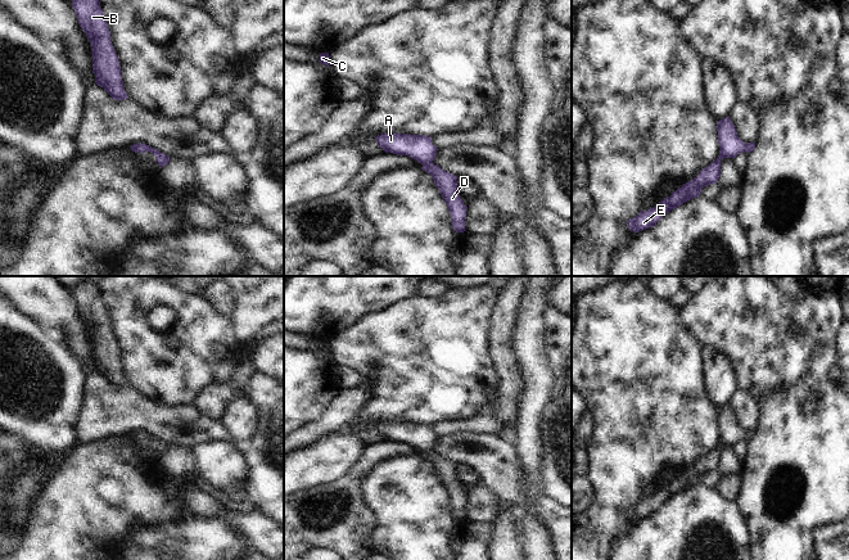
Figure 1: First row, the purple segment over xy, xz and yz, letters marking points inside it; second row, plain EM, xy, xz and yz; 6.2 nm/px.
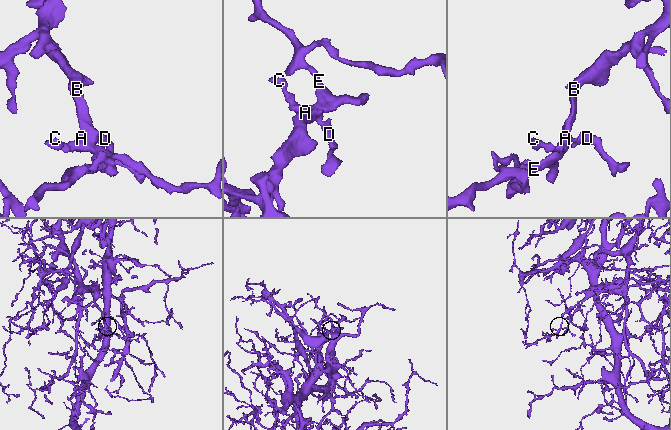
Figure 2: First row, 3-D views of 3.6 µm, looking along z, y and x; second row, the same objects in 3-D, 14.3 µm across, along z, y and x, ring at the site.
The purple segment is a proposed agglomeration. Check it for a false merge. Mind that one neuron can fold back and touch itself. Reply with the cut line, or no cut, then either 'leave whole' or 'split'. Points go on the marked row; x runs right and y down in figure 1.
cut none; leave whole

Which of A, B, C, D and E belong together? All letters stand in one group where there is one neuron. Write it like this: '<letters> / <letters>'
A B C D E

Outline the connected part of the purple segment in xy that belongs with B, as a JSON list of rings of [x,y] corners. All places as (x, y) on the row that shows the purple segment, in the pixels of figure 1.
[[[73,0],[78,24],[91,44],[95,82],[114,100],[127,99],[121,78],[118,57],[110,42],[110,31],[99,0]]]

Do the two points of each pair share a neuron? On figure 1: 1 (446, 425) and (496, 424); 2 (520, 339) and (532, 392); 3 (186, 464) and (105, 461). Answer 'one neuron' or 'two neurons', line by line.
1: one neuron
2: one neuron
3: two neurons

